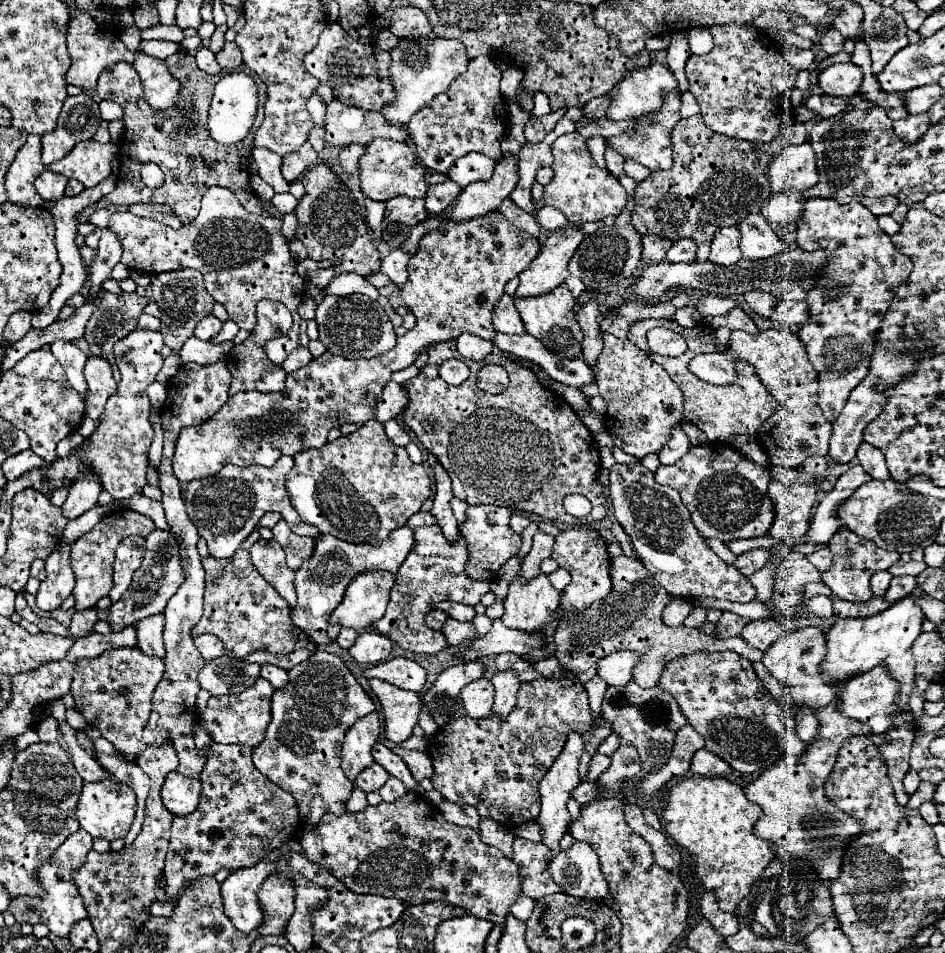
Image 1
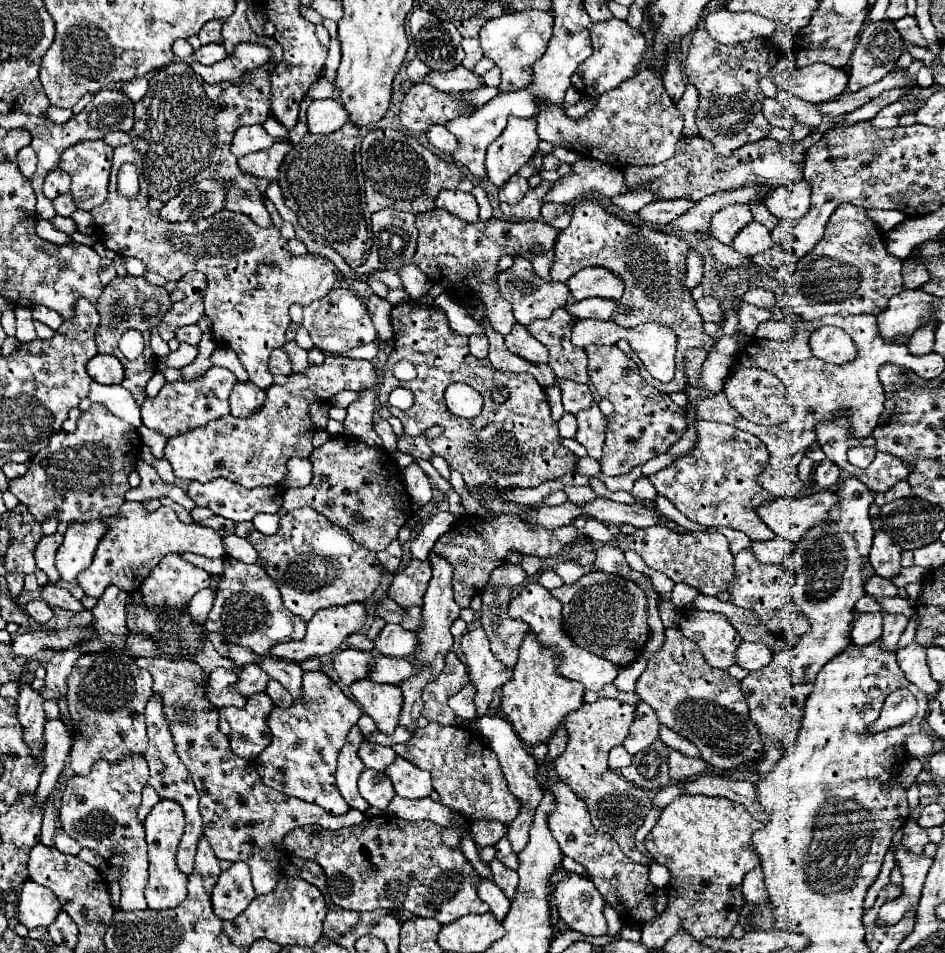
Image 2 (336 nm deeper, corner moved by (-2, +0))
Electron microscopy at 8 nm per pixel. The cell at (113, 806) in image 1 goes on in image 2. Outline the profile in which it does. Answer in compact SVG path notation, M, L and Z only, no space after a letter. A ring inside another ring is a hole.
M130 753L116 763L96 761L86 775L74 775L66 781L60 799L60 829L76 839L82 847L96 851L110 865L120 867L120 909L146 909L144 885L148 881L148 857L144 845L144 827L136 811L140 805L140 791L148 781L148 765L142 755Z

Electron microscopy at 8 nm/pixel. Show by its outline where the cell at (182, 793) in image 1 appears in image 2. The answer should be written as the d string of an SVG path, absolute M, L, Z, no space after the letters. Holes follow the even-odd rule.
M160 801L152 807L148 817L144 819L144 831L146 831L146 845L148 845L148 885L146 885L146 901L150 909L172 909L180 905L186 897L186 881L188 877L178 869L176 865L176 849L180 843L180 837L184 833L184 811L180 811L180 805L176 801Z

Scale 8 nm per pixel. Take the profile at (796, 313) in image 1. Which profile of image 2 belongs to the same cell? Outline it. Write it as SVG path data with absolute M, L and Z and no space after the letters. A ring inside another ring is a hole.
M750 287L744 297L742 297L744 303L750 303L750 305L756 305L756 307L762 307L762 309L772 309L776 305L776 297L772 291L766 291L762 287Z

